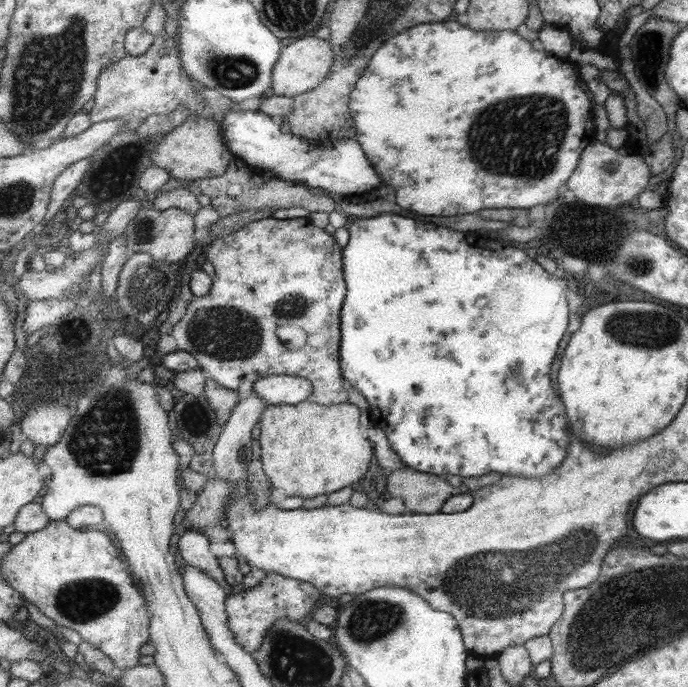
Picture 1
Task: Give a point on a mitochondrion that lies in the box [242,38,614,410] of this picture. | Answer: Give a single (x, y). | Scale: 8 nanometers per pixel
(513, 147)

